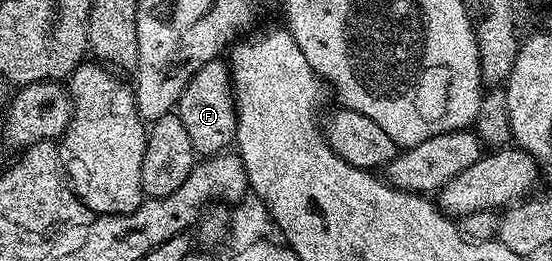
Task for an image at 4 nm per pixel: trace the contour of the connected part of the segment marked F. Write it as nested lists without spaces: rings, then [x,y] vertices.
[[[224,59],[207,62],[198,70],[182,92],[175,115],[183,122],[191,137],[191,146],[198,157],[208,158],[224,153],[237,139],[237,108],[233,104],[233,79]]]

